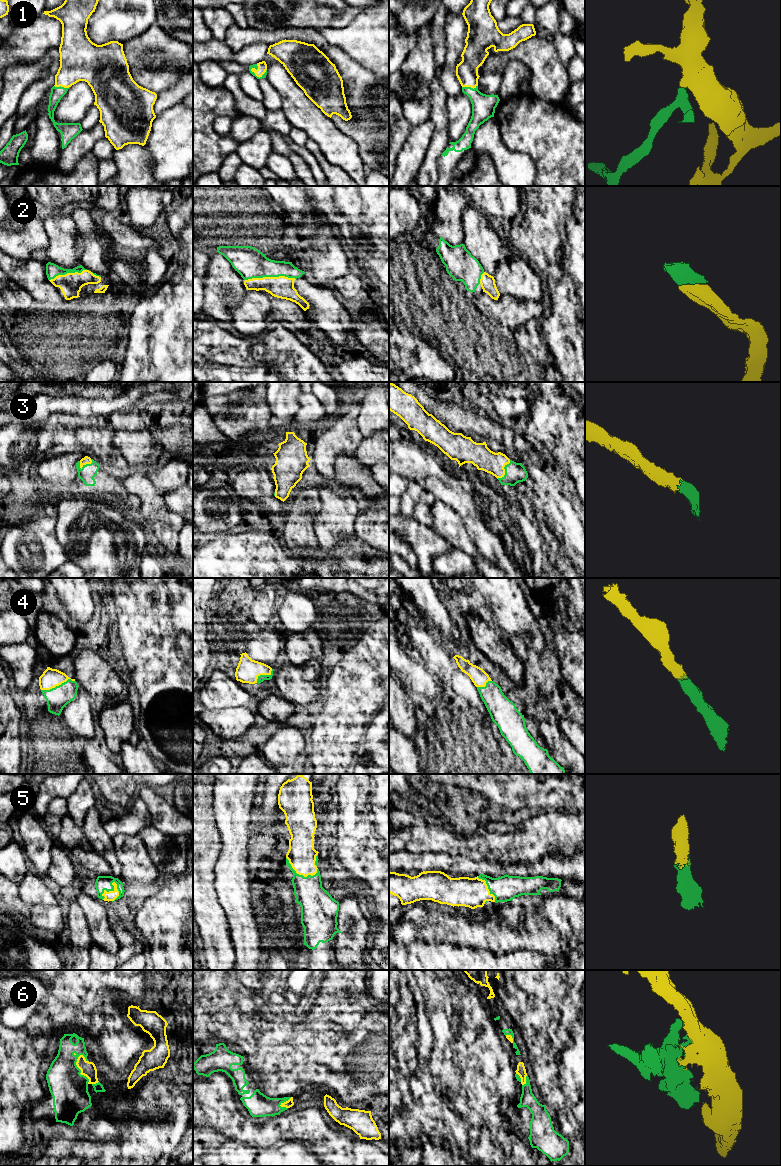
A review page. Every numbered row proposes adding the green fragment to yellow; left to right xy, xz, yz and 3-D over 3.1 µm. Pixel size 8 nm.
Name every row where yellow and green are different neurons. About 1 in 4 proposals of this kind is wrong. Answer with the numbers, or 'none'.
none

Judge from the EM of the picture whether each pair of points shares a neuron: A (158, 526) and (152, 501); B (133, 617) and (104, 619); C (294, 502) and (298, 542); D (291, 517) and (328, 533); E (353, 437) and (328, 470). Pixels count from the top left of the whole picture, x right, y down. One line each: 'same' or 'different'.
A: same
B: different
C: same
D: different
E: same

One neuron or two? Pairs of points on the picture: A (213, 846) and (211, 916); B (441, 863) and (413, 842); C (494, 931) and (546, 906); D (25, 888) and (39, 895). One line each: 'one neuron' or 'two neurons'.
A: one neuron
B: two neurons
C: one neuron
D: one neuron

